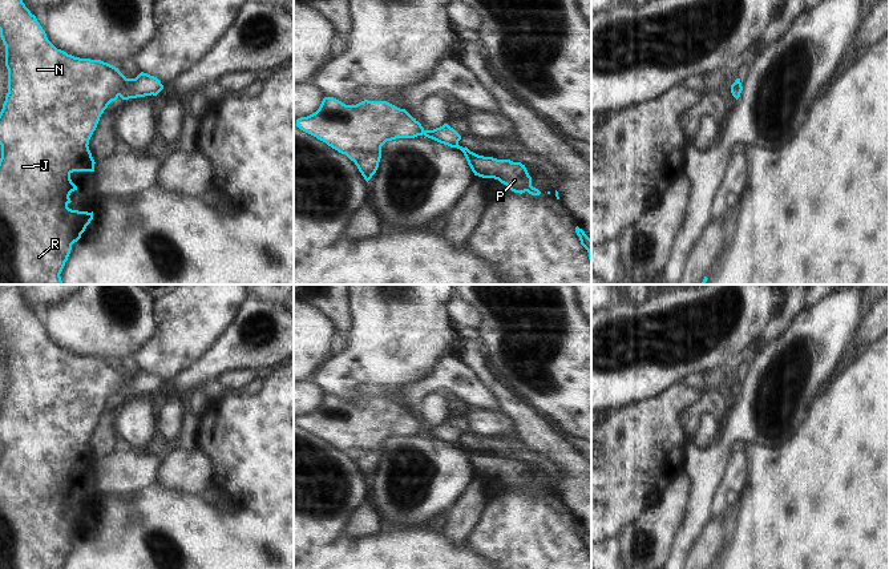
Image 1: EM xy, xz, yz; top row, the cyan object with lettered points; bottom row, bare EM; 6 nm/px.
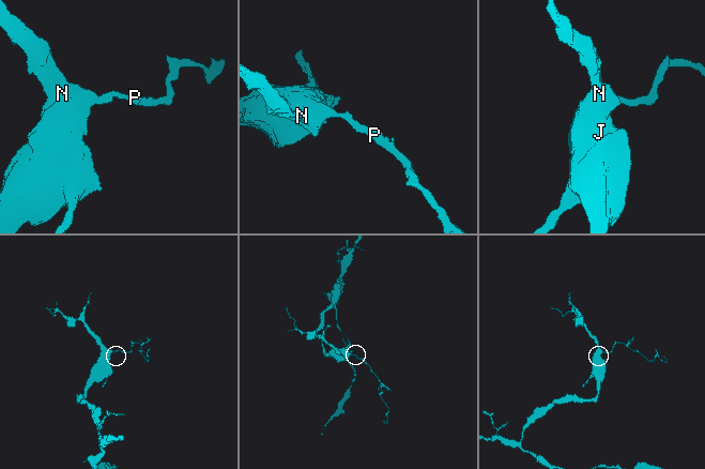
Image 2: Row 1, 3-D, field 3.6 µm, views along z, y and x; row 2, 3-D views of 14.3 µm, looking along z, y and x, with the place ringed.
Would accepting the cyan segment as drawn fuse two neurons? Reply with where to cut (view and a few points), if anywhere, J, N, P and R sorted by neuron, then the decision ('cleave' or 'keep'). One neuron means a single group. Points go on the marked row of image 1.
no cut | J N P R | keep

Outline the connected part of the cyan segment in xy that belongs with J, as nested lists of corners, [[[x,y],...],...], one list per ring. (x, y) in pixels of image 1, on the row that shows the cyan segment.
[[[0,0],[0,37],[5,45],[5,66],[8,69],[8,93],[0,112],[0,284],[62,284],[60,274],[68,261],[72,245],[81,238],[81,234],[93,219],[93,211],[78,211],[68,207],[72,202],[69,198],[70,193],[77,190],[77,186],[70,179],[70,174],[73,171],[94,171],[96,162],[88,145],[101,114],[112,101],[116,101],[118,97],[129,100],[151,94],[157,96],[163,89],[163,85],[157,77],[148,73],[141,72],[136,78],[126,78],[118,68],[108,62],[74,57],[57,49],[48,40],[45,31],[23,0]]]

